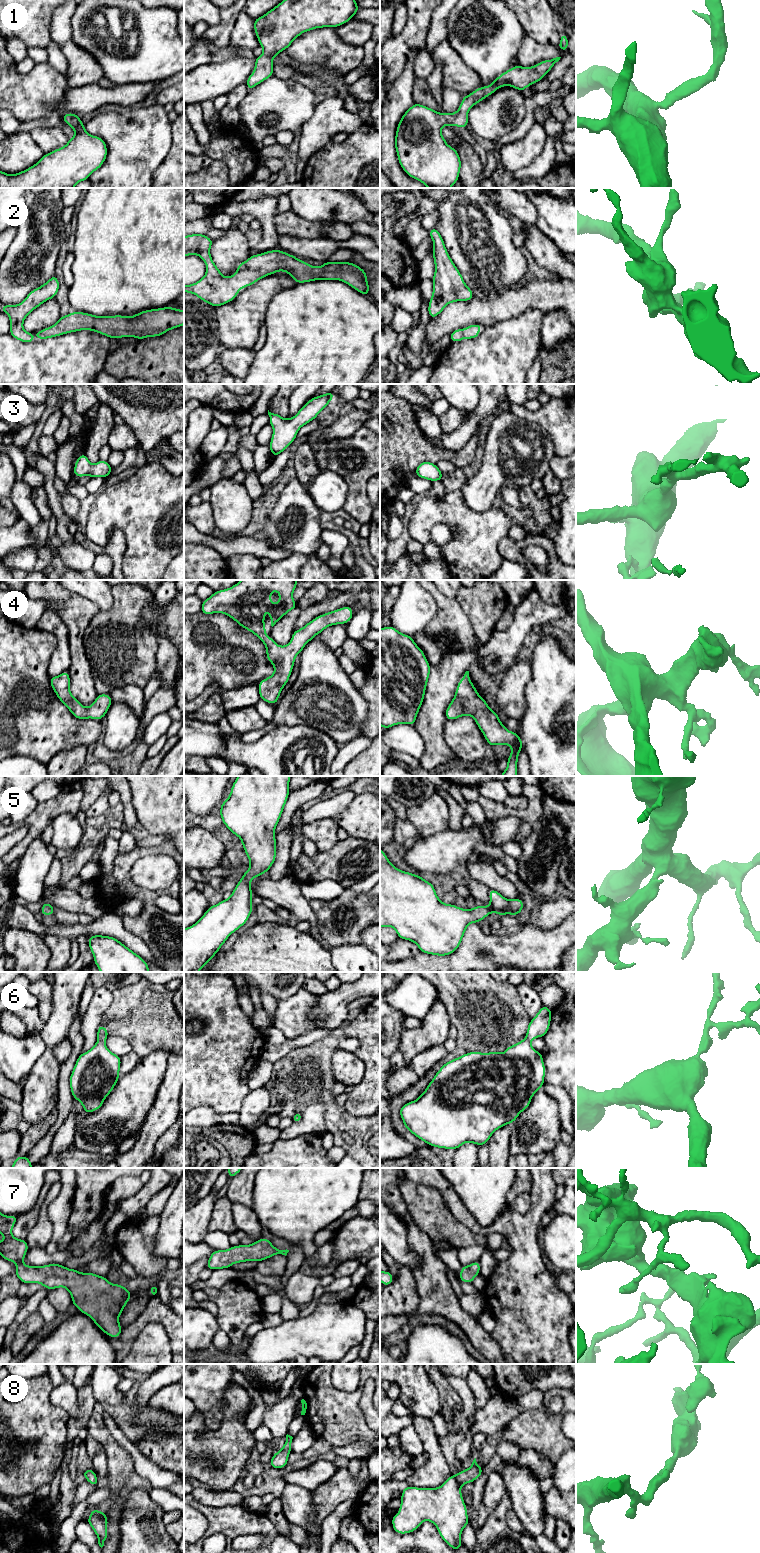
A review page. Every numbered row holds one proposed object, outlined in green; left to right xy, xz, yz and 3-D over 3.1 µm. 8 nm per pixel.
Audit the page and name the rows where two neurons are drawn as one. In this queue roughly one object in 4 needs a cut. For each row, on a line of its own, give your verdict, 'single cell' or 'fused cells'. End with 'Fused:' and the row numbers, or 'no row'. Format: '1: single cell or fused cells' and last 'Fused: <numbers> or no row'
1: single cell
2: single cell
3: single cell
4: single cell
5: single cell
6: single cell
7: single cell
8: single cell
Fused: no row

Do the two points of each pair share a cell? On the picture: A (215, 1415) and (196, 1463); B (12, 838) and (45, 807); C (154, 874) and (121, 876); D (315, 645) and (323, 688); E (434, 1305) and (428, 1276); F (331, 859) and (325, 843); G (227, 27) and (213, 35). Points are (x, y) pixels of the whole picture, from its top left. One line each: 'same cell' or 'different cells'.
A: different cells
B: different cells
C: different cells
D: same cell
E: same cell
F: different cells
G: same cell

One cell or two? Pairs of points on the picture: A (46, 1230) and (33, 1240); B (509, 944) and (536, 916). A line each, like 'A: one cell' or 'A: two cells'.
A: one cell
B: two cells

